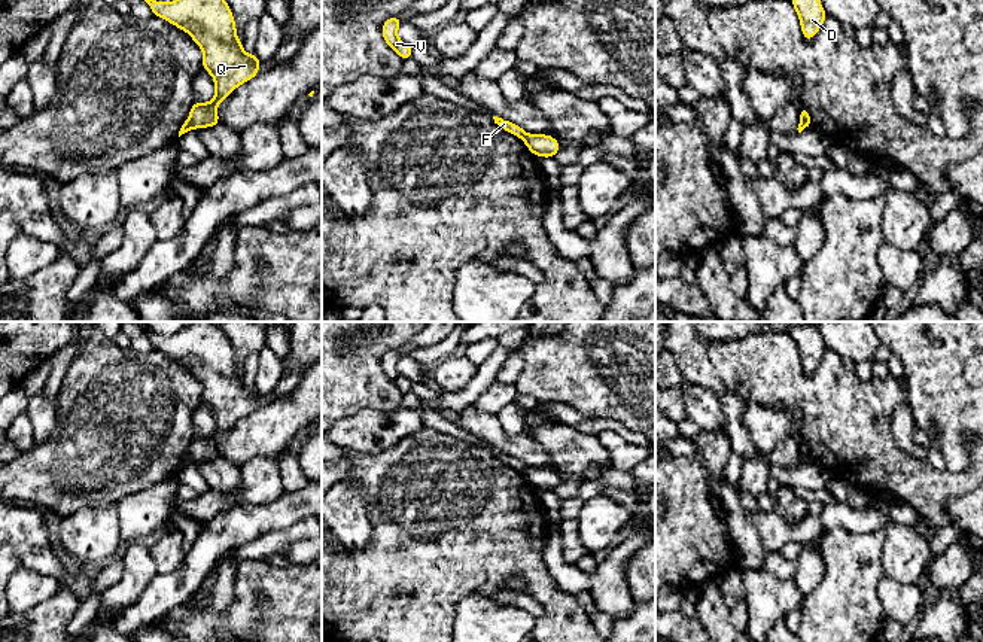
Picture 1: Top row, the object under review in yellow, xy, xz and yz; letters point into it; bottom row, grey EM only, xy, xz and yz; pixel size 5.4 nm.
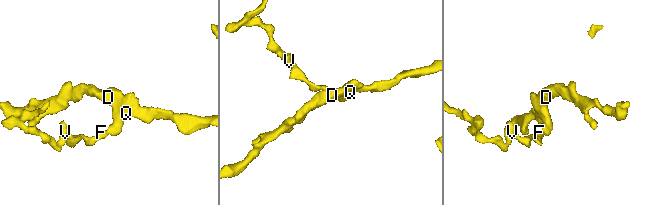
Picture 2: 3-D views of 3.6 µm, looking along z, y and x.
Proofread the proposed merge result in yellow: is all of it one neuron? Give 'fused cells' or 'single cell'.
fused cells

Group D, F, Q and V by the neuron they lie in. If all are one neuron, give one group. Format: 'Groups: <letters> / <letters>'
Groups: D Q / F V

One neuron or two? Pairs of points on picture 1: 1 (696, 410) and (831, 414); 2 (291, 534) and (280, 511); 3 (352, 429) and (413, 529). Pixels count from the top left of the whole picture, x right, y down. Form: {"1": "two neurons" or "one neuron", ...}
{"1": "two neurons", "2": "two neurons", "3": "two neurons"}

